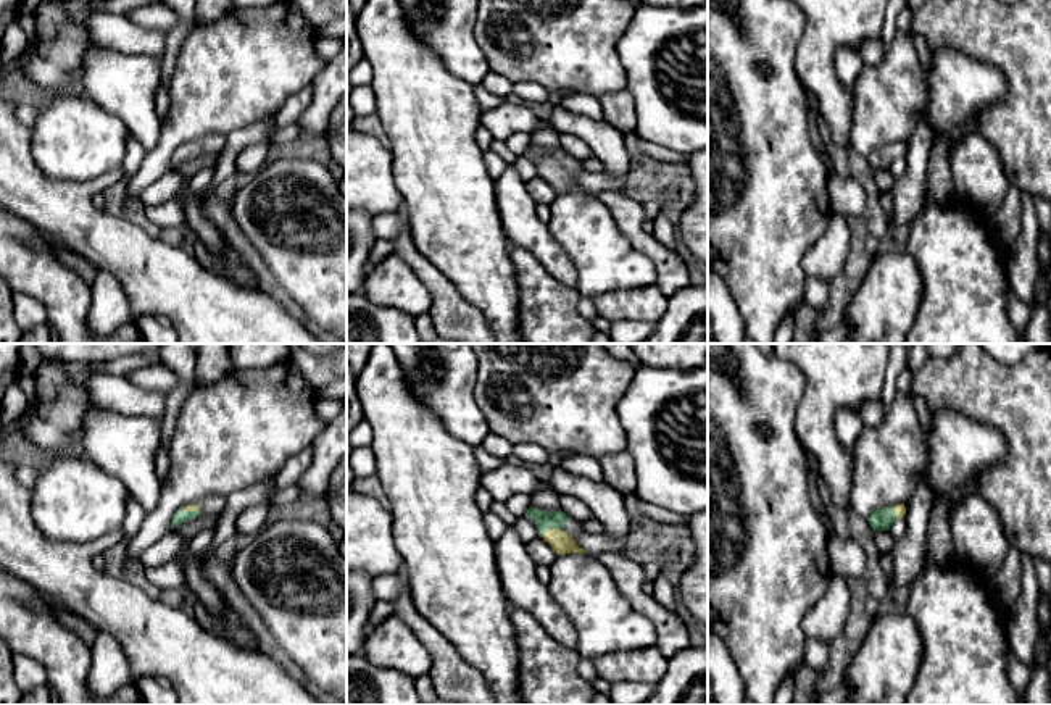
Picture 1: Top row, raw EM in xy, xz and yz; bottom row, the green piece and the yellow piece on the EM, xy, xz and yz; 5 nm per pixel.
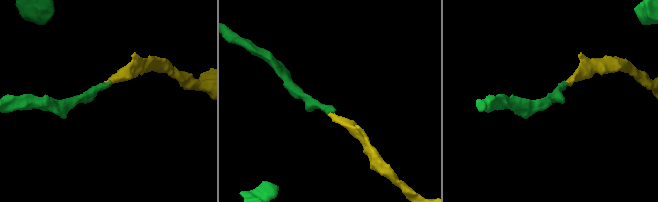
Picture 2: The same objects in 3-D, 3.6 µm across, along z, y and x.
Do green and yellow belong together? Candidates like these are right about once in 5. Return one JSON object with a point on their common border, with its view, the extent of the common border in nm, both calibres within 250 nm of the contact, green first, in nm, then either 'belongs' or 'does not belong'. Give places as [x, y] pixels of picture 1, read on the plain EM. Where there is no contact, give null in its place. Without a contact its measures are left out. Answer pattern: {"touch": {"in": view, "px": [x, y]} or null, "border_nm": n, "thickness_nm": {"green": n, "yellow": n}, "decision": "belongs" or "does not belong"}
{"touch": {"in": "xz", "px": [550, 166]}, "border_nm": 120, "thickness_nm": {"green": 90, "yellow": 110}, "decision": "belongs"}

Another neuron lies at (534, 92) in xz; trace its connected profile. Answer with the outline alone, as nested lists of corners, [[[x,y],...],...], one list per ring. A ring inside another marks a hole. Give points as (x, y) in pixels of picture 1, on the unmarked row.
[[[524,81],[514,82],[513,94],[532,103],[543,103],[548,102],[550,92],[537,82]]]

